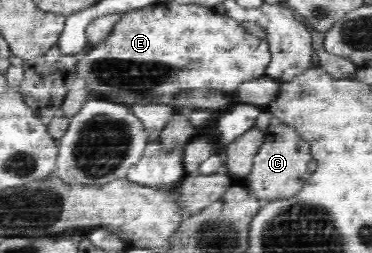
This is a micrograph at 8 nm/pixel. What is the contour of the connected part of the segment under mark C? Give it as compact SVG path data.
M272 117L267 131L264 132L264 142L261 149L252 162L252 169L248 177L240 181L258 201L260 208L273 201L283 201L291 199L303 188L305 182L310 177L308 164L312 161L310 148L307 142L299 138L297 132L289 128L281 120Z

